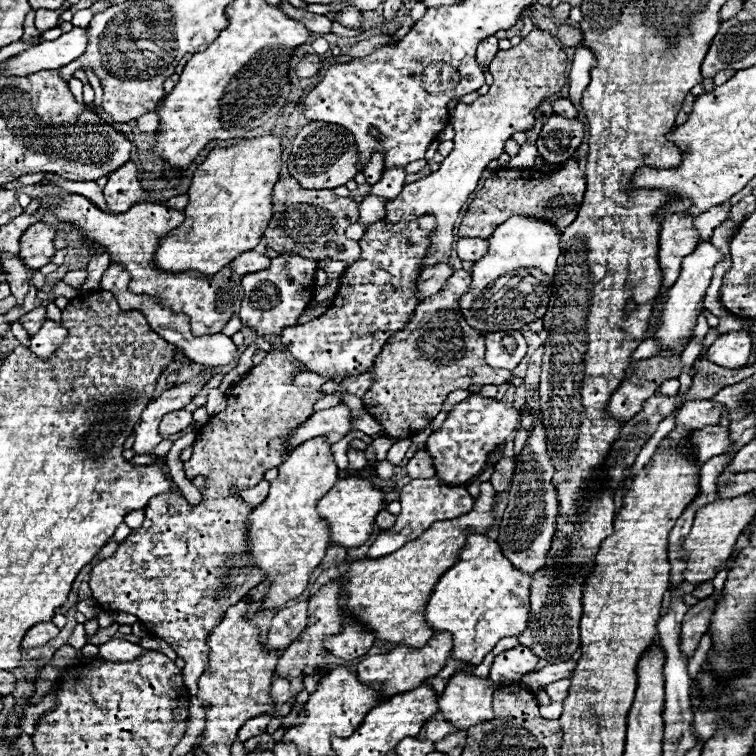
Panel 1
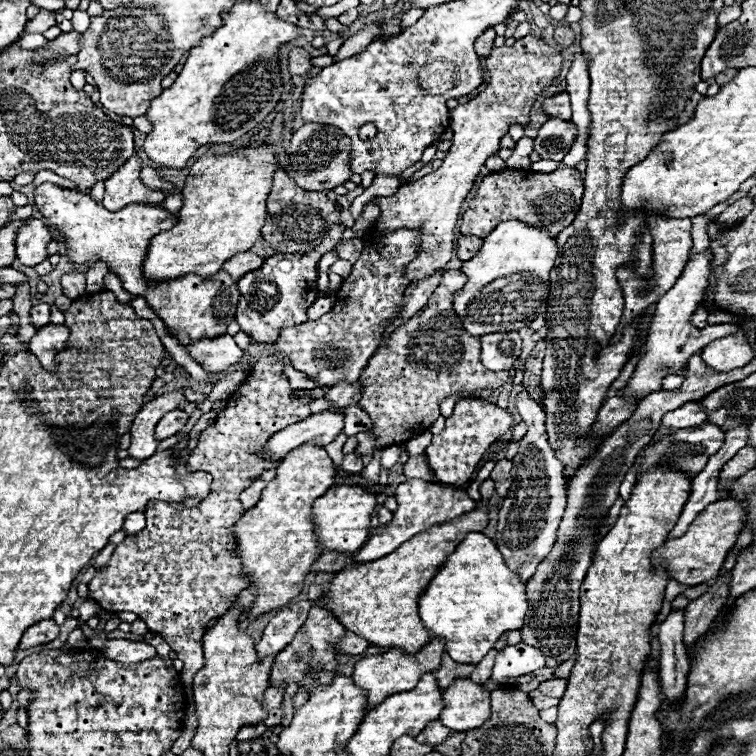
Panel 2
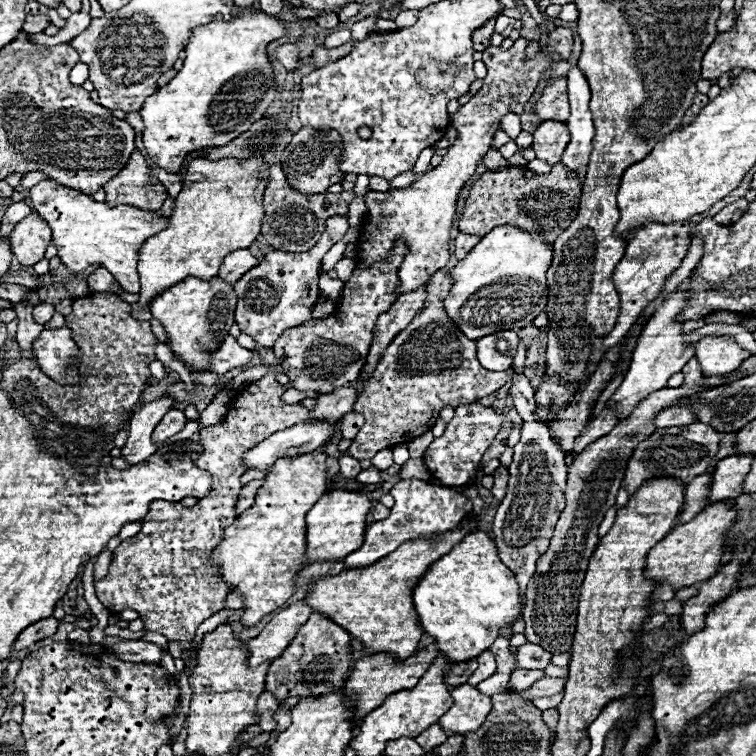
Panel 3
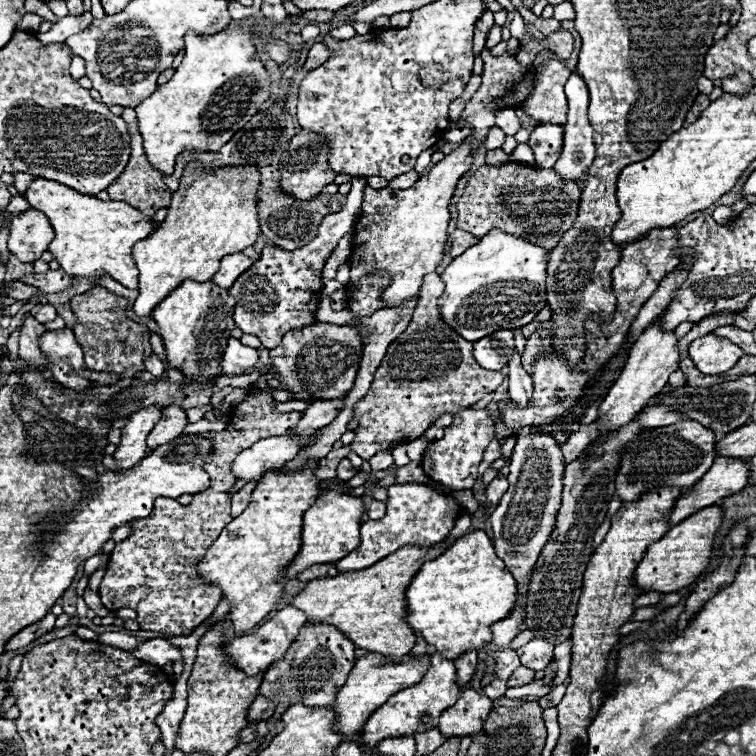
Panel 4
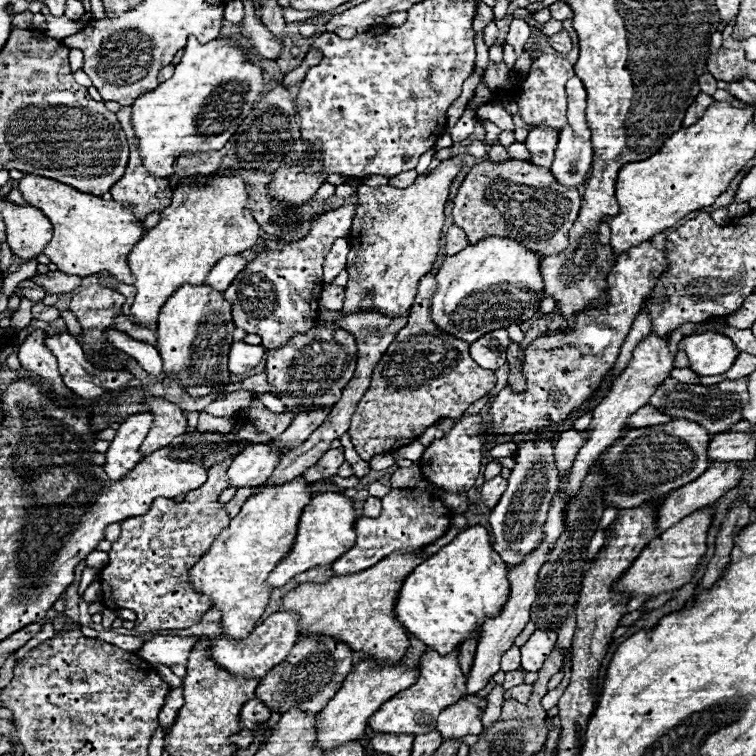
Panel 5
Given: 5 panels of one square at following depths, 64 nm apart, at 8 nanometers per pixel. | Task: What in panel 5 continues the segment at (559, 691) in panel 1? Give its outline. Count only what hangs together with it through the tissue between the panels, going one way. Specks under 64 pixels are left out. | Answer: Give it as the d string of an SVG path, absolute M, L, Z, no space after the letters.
M520 684L520 686L514 686L510 690L504 692L504 700L518 700L518 702L528 702L532 694L532 684Z

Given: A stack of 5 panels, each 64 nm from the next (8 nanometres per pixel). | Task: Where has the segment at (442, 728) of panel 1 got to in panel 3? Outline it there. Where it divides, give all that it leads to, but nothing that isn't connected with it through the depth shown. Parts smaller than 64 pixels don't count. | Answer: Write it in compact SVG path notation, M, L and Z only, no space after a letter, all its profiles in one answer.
M432 724L430 728L426 728L426 732L422 732L420 736L416 736L416 742L424 748L424 750L432 750L438 744L442 744L448 738L446 732L442 732L442 728L438 728L438 724Z

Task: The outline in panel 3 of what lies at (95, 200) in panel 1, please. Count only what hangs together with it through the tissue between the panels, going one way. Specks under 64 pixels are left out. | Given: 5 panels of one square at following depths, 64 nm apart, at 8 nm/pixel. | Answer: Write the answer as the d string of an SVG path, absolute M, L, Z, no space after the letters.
M29 172L28 174L24 174L24 178L22 178L20 186L24 188L31 188L41 182L42 180L48 179L48 175L43 172Z

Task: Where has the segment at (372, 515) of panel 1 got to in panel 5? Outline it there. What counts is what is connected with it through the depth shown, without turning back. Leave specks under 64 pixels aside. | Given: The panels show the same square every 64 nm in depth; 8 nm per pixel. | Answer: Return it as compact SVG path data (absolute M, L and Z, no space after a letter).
M336 492L318 494L316 498L312 498L312 502L304 508L304 512L300 516L298 536L296 536L292 552L274 568L274 572L268 576L268 584L270 586L284 586L296 574L306 572L314 566L332 564L338 556L346 554L346 550L350 550L356 544L356 532L354 532L356 518L358 516L356 516L356 508L354 508L352 498L346 498Z

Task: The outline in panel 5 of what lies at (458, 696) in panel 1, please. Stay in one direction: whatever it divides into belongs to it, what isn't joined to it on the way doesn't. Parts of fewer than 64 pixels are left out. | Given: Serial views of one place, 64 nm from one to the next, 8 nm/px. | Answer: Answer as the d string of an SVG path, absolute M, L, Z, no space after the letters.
M464 696L454 706L446 708L438 716L436 730L442 734L444 740L448 738L464 738L468 734L480 734L482 732L482 708L478 708L472 702L486 702L478 696Z

